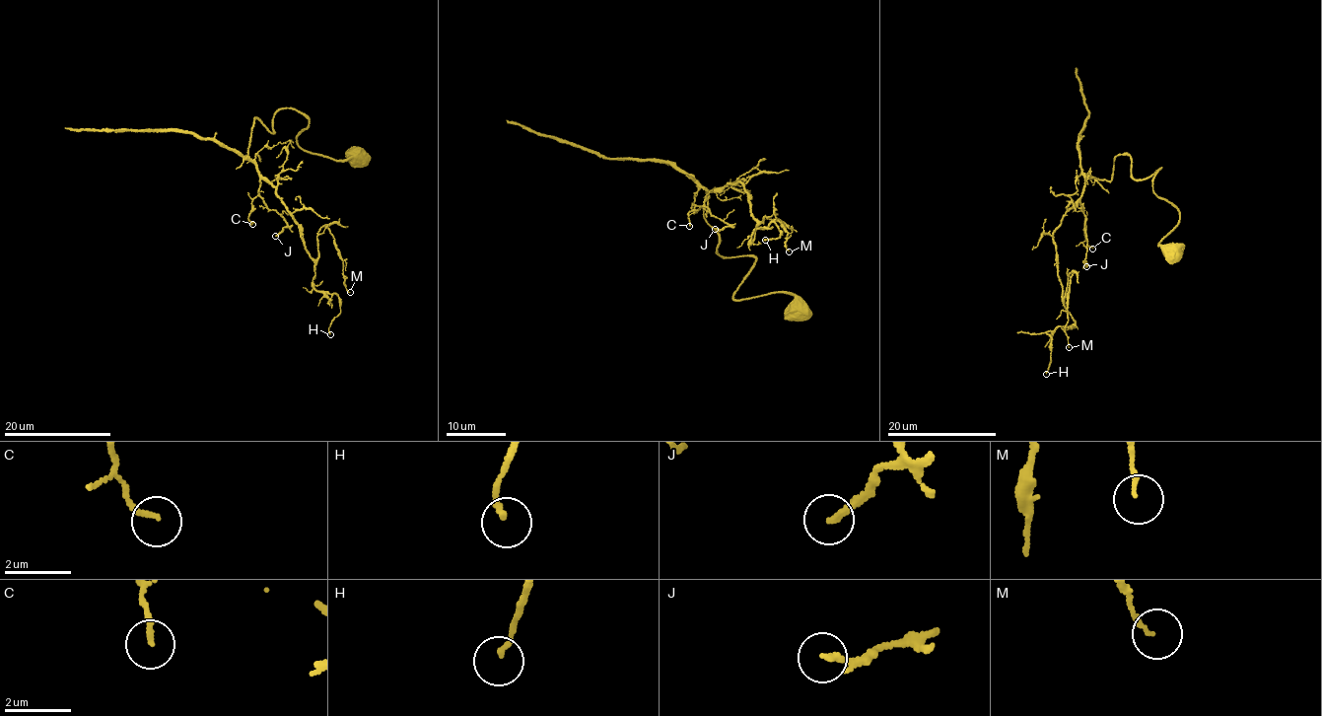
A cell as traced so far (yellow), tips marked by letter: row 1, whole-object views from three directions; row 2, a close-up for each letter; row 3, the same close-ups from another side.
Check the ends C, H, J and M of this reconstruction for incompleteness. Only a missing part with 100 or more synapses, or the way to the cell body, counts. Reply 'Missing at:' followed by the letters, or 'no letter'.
Missing at: no letter

